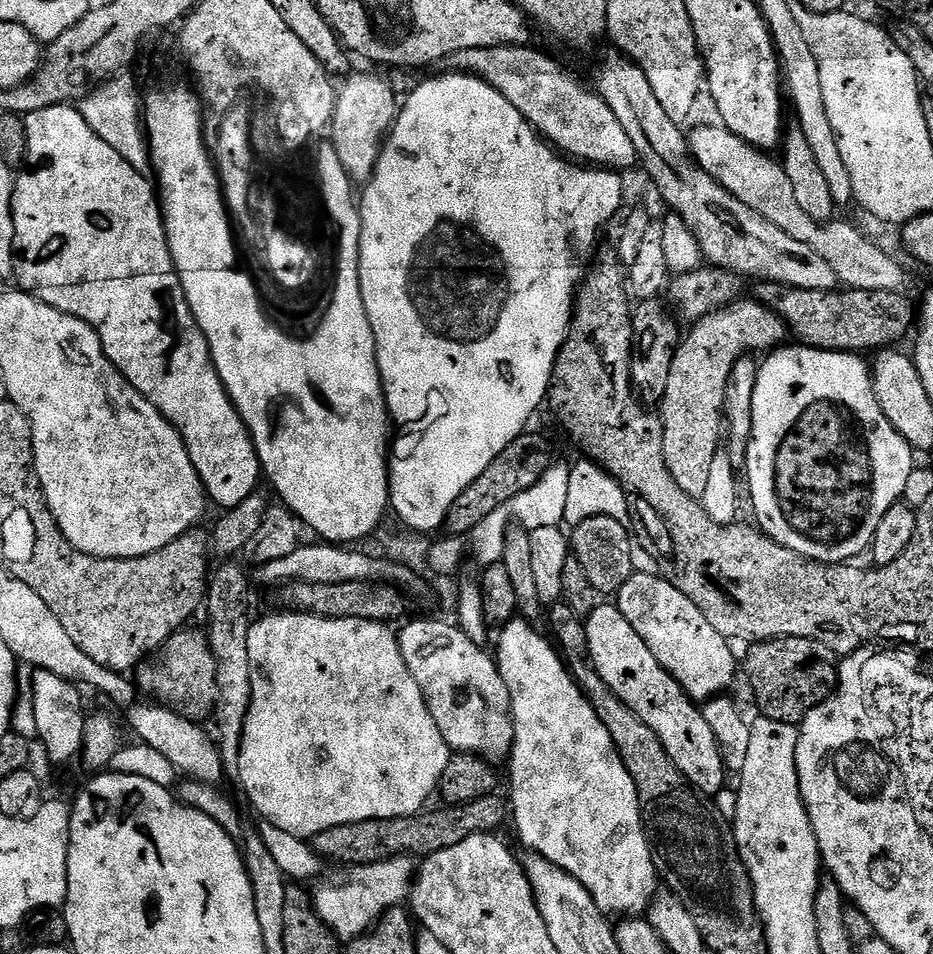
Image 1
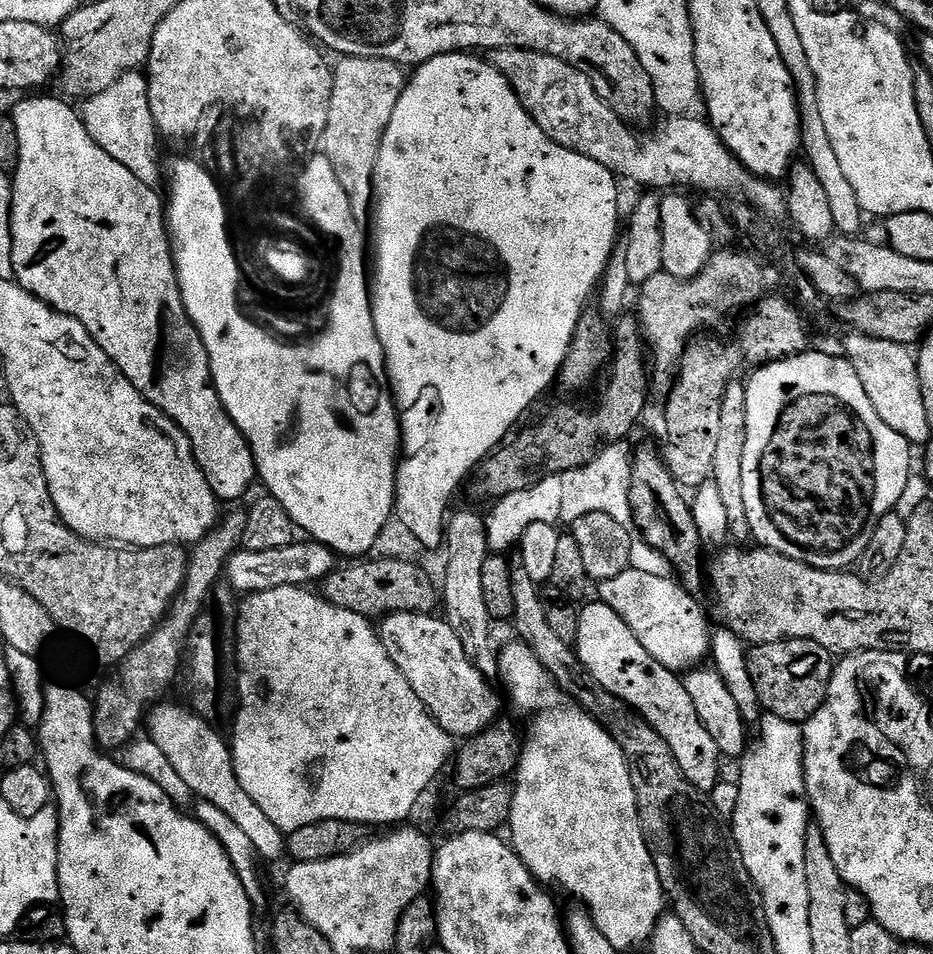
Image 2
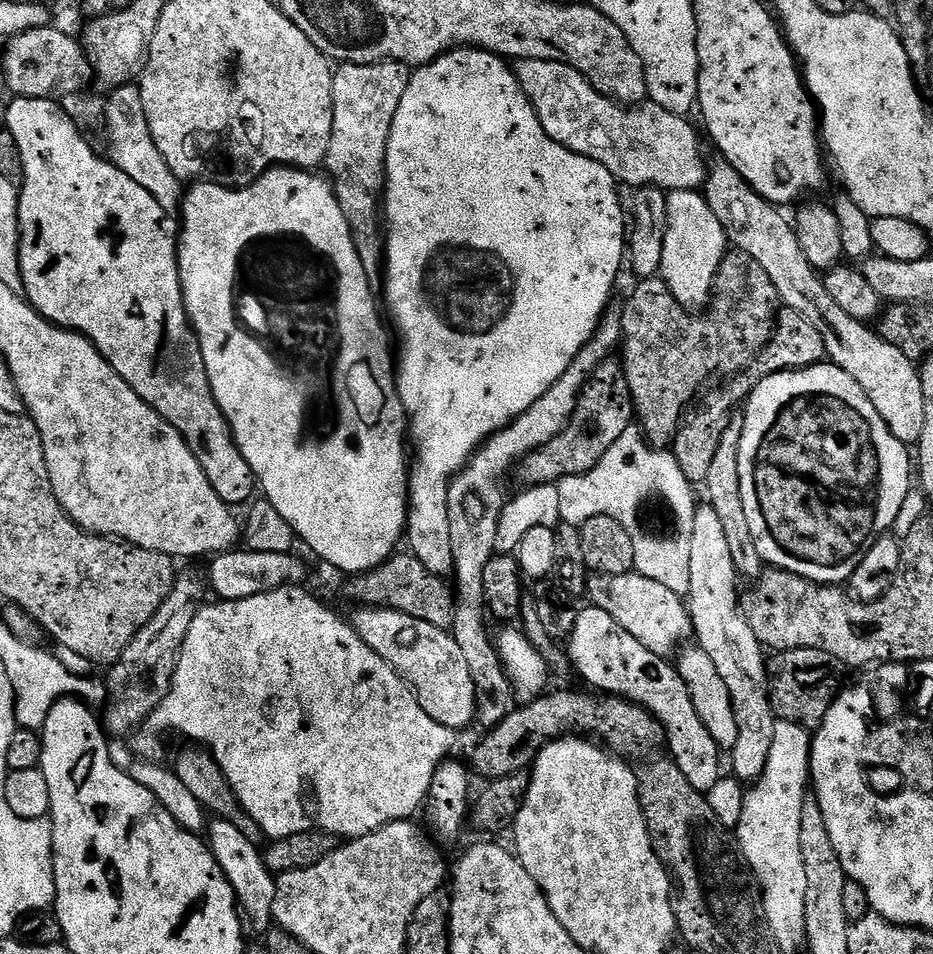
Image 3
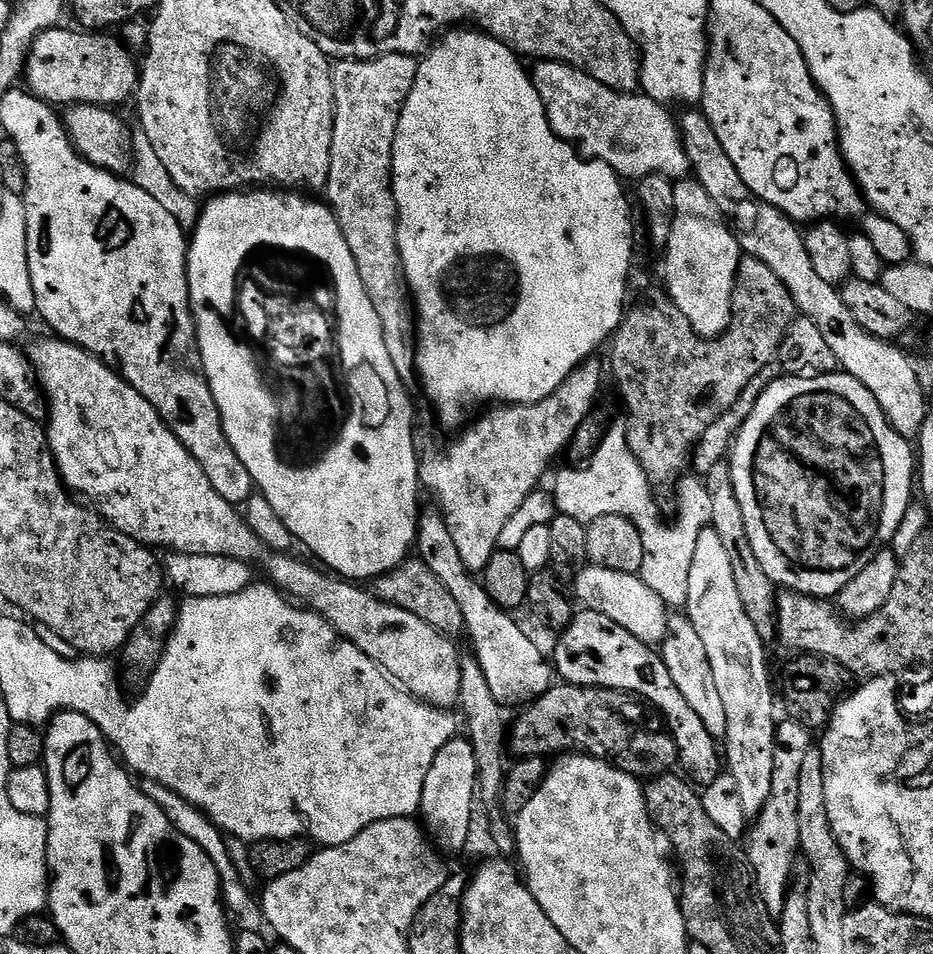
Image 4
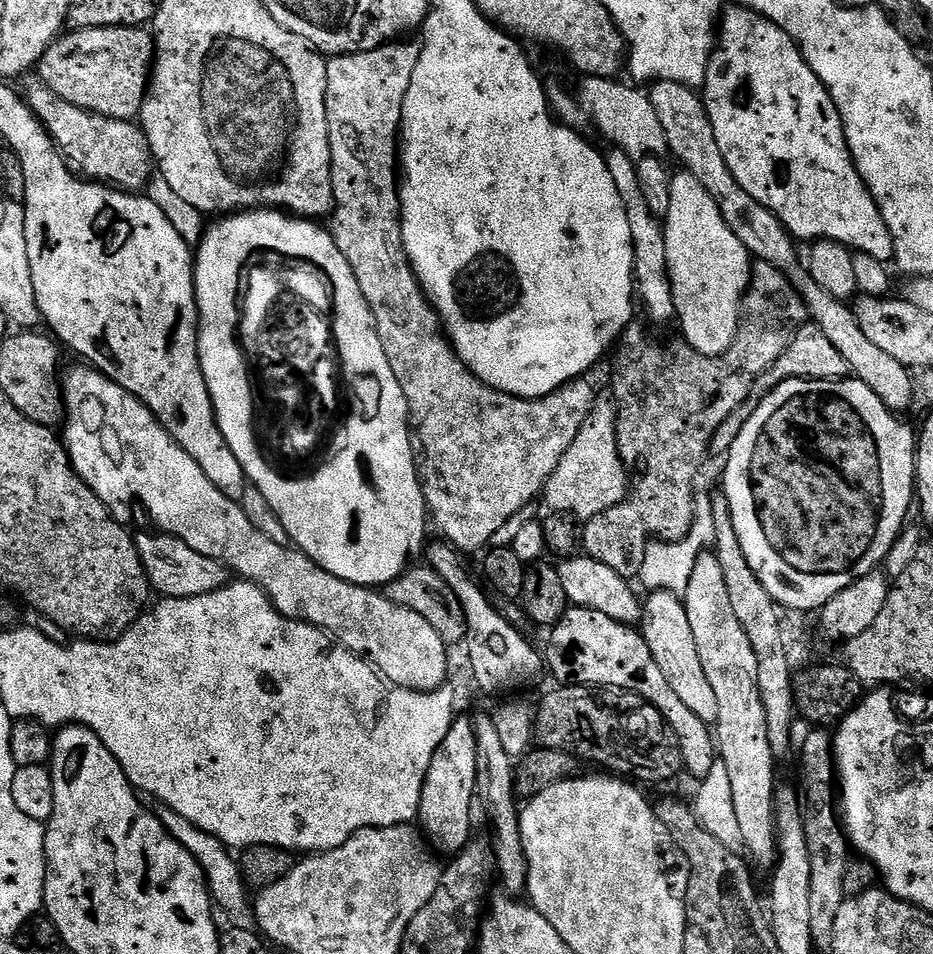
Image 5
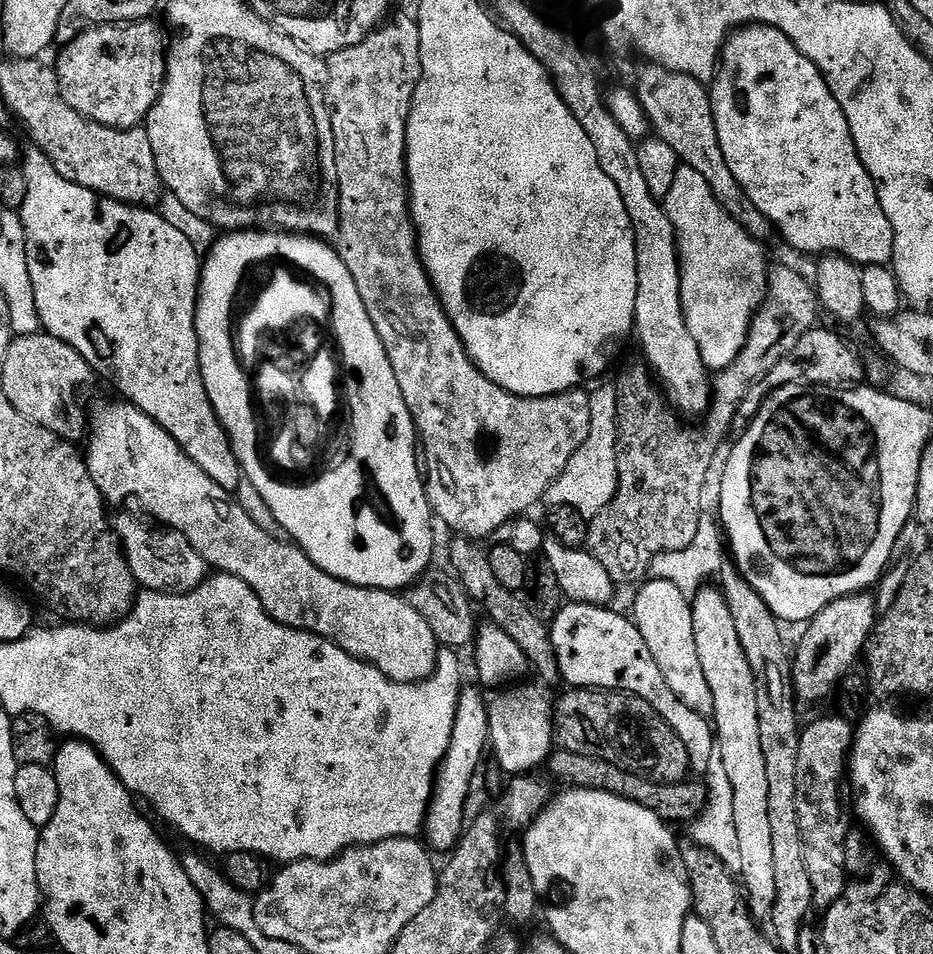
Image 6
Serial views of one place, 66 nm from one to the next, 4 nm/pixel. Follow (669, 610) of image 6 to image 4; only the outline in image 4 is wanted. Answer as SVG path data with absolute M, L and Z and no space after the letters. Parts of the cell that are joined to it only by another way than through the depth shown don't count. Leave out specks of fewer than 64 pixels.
M669 615L664 638L658 645L658 651L666 662L666 670L670 670L670 678L674 678L674 686L682 690L682 698L686 698L686 702L690 702L690 706L694 709L694 714L702 718L702 726L706 726L706 730L710 730L712 736L724 737L726 709L721 695L718 694L718 685L714 682L714 674L710 670L710 658L706 658L702 638L698 638L698 630L694 630L687 615Z

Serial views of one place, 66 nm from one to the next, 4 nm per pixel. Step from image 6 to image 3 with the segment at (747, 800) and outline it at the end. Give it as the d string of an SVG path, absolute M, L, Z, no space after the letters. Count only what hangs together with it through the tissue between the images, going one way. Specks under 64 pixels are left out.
M704 502L697 507L686 539L690 562L690 590L686 603L692 615L694 640L698 647L710 654L718 675L722 682L726 682L726 690L730 690L734 719L738 721L738 742L734 742L730 749L735 779L755 782L766 766L778 719L772 710L772 697L768 695L766 652L758 638L754 638L754 630L750 630L744 617L742 596L739 591L736 593L738 573L734 558L730 558L722 521L711 504Z

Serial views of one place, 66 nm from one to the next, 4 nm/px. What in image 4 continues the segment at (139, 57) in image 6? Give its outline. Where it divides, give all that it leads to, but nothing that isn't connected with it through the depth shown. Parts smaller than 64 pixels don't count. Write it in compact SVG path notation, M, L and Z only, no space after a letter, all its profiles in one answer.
M57 26L55 28L48 28L44 32L40 32L34 38L31 46L28 48L28 60L24 63L24 73L22 75L23 83L28 83L26 85L27 91L31 95L36 96L40 100L44 100L47 104L53 106L75 106L77 104L99 104L101 106L117 106L123 100L131 101L133 99L134 93L138 87L138 64L132 61L132 56L119 44L118 41L112 37L112 34L97 34L92 30L75 30L76 32L71 32L70 29L64 28L65 26Z

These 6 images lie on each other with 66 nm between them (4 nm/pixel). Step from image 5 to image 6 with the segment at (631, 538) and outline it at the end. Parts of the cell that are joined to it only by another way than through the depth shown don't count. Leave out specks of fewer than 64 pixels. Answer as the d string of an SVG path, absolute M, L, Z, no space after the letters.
M773 263L768 269L768 296L764 299L764 305L760 307L760 311L752 319L752 331L748 333L748 341L746 346L738 354L738 358L734 358L734 362L730 362L730 366L726 366L721 372L715 373L712 385L712 403L706 413L705 422L701 428L687 428L686 425L680 424L681 417L677 415L671 404L668 403L663 391L658 387L657 381L650 375L649 369L643 363L636 364L633 368L628 368L621 374L617 380L614 380L616 397L618 398L618 418L616 419L616 461L618 462L618 490L614 494L614 498L606 505L599 514L588 520L588 542L587 551L592 553L594 558L598 558L598 562L602 562L602 570L606 570L606 574L610 574L610 578L617 584L628 584L631 580L640 582L645 579L646 573L652 567L652 560L655 556L660 556L663 552L686 550L686 546L690 546L690 542L694 538L698 538L698 530L700 529L700 521L705 519L704 512L704 487L708 484L708 471L712 468L712 463L716 460L716 451L720 448L720 443L724 440L724 435L729 435L732 423L734 422L734 414L738 410L738 406L742 406L742 398L746 398L746 394L750 394L750 386L754 386L754 382L758 382L766 374L770 374L770 370L774 370L774 366L780 361L780 357L784 356L790 350L794 350L794 346L802 339L811 328L817 327L818 320L816 315L821 315L822 309L820 301L816 298L816 289L813 281L808 280L796 268L791 268L788 264Z

